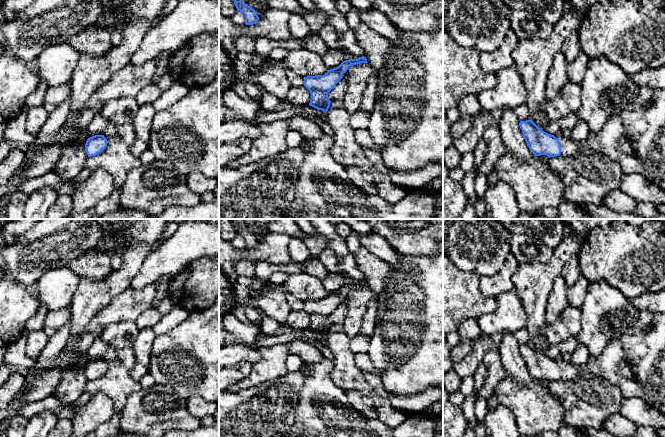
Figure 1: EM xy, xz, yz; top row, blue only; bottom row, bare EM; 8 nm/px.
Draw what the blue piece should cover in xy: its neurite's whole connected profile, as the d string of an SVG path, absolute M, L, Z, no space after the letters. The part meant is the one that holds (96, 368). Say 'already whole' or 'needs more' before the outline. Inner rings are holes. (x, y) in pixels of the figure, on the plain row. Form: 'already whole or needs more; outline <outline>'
already whole; outline M95 359L87 363L85 374L88 381L96 380L107 371L107 363L104 359Z

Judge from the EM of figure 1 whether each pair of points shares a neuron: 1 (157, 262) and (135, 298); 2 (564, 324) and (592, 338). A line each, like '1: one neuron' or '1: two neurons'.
1: two neurons
2: two neurons

